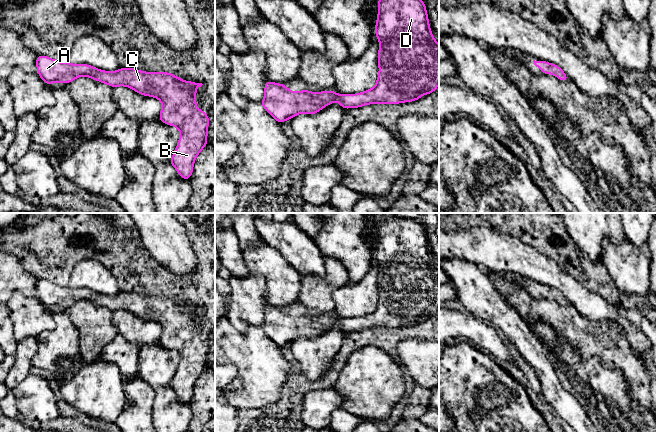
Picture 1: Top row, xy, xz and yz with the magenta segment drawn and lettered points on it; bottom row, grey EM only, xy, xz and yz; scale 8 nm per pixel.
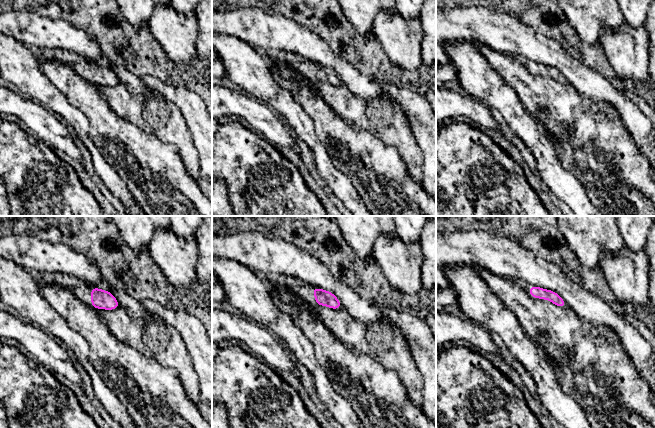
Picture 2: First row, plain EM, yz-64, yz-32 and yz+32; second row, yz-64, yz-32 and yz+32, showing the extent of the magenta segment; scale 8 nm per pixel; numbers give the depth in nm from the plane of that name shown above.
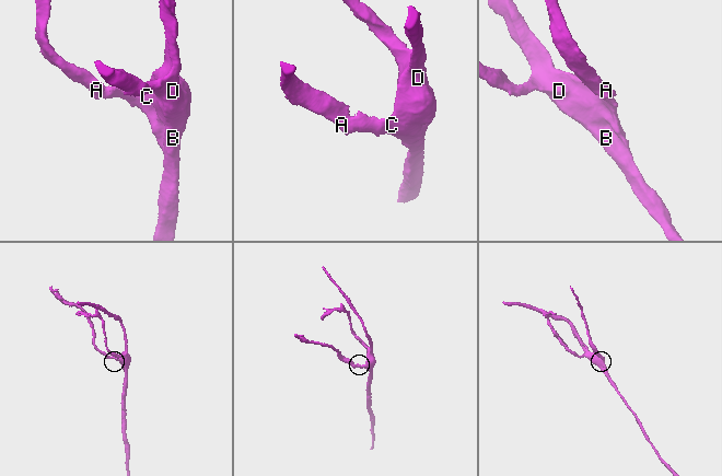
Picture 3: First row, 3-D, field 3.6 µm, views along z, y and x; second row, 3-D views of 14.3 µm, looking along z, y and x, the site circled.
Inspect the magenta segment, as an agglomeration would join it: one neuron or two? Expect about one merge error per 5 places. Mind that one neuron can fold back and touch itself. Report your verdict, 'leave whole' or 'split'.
leave whole

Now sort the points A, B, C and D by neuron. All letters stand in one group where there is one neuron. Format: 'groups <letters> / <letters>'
groups A B C D

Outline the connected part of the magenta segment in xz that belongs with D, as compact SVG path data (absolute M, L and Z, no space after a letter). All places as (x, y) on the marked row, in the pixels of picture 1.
M378 0L375 35L381 46L378 49L379 74L372 89L346 95L339 95L332 90L310 93L307 88L293 92L287 89L286 83L266 80L265 95L260 104L277 122L283 124L299 113L315 114L335 101L340 103L343 110L368 104L398 104L419 100L422 94L428 95L437 89L439 45L432 35L426 4L422 0Z

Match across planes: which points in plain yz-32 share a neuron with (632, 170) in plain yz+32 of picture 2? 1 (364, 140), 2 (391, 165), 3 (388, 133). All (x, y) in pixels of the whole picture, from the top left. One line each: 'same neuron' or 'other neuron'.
1: other neuron
2: other neuron
3: same neuron

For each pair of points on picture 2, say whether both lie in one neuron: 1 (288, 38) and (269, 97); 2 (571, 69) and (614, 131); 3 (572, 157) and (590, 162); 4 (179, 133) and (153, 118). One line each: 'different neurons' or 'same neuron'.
1: different neurons
2: different neurons
3: same neuron
4: same neuron

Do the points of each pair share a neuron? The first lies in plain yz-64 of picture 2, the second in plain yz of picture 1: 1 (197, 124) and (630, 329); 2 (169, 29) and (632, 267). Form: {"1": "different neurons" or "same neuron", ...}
{"1": "different neurons", "2": "same neuron"}

